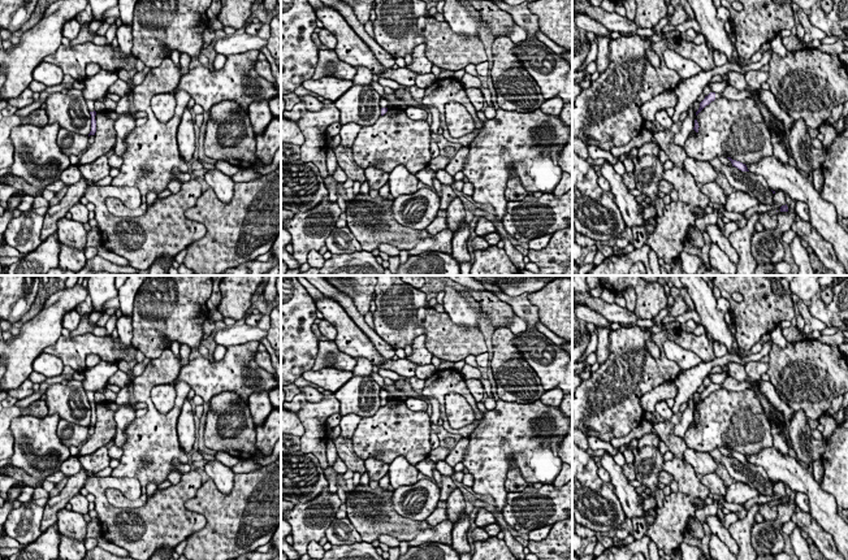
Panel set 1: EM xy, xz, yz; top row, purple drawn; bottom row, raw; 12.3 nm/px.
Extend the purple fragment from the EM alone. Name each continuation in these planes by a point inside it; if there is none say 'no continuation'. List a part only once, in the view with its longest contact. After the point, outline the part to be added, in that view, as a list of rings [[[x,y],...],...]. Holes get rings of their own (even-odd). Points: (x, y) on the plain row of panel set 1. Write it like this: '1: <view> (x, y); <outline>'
no continuation

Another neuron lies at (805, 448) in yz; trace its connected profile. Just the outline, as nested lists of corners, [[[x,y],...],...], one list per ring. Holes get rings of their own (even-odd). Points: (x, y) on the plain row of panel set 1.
[[[793,411],[787,440],[791,444],[792,455],[801,464],[822,460],[825,442],[812,437],[812,429],[808,425],[808,416],[804,411]]]

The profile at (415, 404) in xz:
[[[408,398],[404,400],[404,403],[408,407],[408,409],[414,412],[425,412],[428,408],[427,401],[423,399],[417,399],[417,398]]]

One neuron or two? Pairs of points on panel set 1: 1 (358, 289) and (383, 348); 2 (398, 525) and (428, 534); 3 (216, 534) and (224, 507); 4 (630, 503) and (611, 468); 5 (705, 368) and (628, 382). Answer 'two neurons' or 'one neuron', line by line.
1: two neurons
2: one neuron
3: one neuron
4: one neuron
5: two neurons

